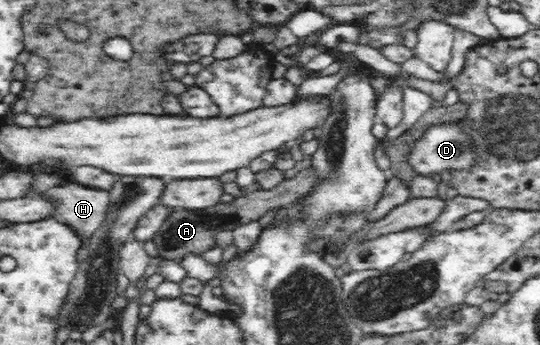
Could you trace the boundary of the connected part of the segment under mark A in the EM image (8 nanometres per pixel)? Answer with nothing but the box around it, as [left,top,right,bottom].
[152,169,316,261]

